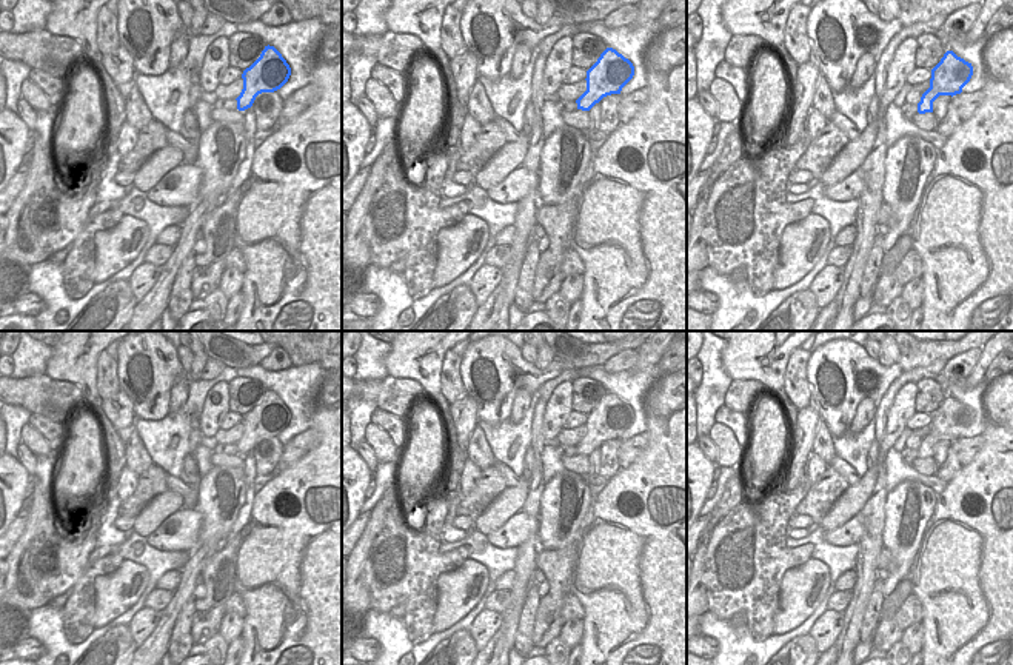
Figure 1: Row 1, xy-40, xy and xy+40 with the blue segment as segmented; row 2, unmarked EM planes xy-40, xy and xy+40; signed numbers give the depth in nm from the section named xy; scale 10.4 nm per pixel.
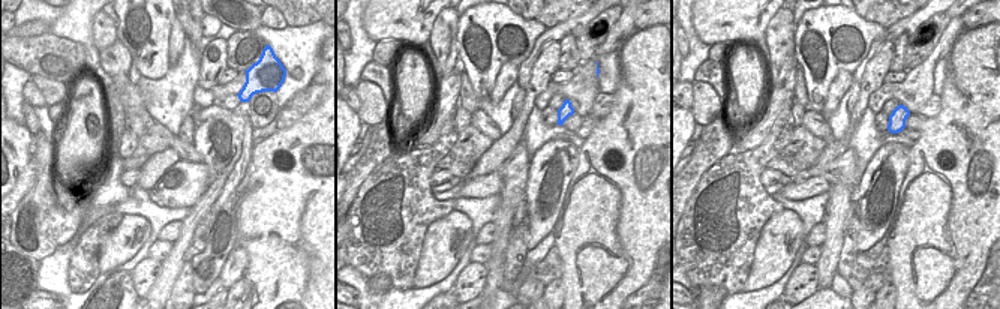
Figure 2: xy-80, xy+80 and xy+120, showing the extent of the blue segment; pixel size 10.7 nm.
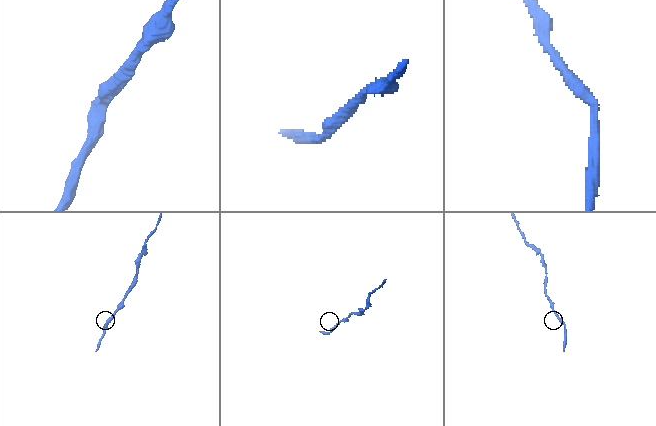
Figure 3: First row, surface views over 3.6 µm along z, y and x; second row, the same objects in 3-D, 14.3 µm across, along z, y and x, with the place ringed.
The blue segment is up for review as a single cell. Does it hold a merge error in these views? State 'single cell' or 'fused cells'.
single cell

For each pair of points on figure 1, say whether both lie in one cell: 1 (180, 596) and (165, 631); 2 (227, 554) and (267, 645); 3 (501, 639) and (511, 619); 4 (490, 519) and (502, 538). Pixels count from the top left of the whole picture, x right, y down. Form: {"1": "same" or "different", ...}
{"1": "same", "2": "different", "3": "same", "4": "different"}

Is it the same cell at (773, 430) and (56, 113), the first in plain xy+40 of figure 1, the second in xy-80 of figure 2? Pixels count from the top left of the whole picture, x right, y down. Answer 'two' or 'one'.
two

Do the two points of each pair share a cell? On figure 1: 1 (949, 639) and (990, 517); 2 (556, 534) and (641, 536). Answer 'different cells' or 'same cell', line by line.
1: same cell
2: different cells

